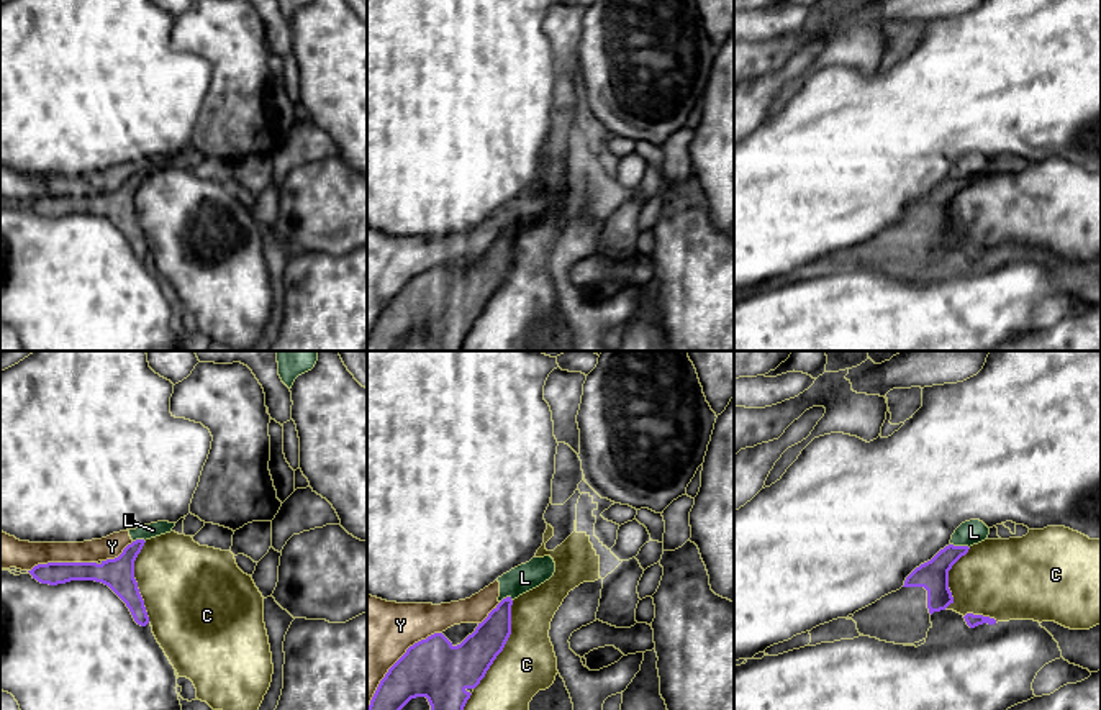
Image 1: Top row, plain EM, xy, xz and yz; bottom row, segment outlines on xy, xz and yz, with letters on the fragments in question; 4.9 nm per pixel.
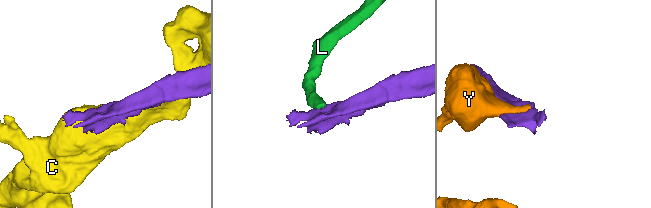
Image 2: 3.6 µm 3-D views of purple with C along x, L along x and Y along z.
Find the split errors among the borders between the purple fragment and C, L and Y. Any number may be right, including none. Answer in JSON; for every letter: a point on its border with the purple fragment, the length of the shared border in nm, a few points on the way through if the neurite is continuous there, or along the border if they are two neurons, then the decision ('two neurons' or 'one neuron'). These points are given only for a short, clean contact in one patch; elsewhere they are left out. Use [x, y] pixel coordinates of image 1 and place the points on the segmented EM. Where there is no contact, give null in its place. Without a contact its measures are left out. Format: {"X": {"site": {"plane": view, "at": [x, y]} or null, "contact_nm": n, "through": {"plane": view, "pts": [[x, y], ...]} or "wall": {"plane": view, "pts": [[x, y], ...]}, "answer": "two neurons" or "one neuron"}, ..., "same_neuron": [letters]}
{"C": {"site": {"plane": "xz", "at": [505, 643]}, "contact_nm": 480, "answer": "two neurons"}, "L": {"site": {"plane": "yz", "at": [960, 546]}, "contact_nm": 100, "wall": {"plane": "yz", "pts": [[951, 543], [969, 548]]}, "answer": "two neurons"}, "Y": {"site": {"plane": "xz", "at": [395, 663]}, "contact_nm": 550, "answer": "two neurons"}, "same_neuron": []}

